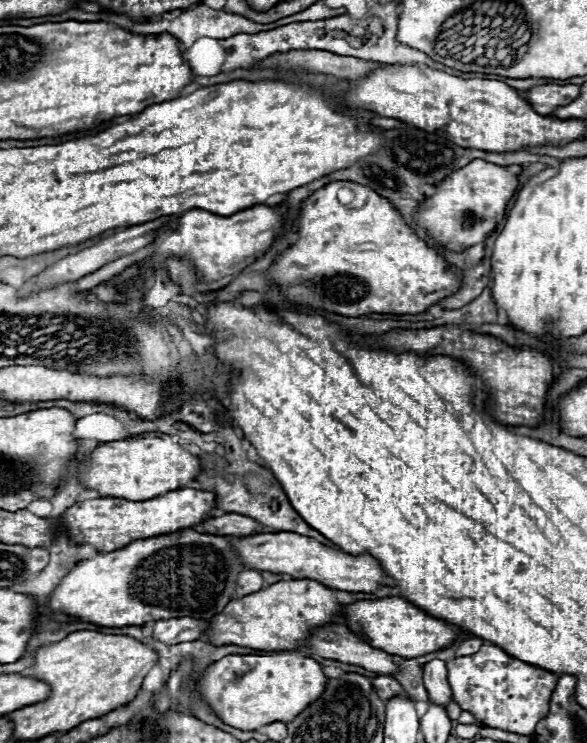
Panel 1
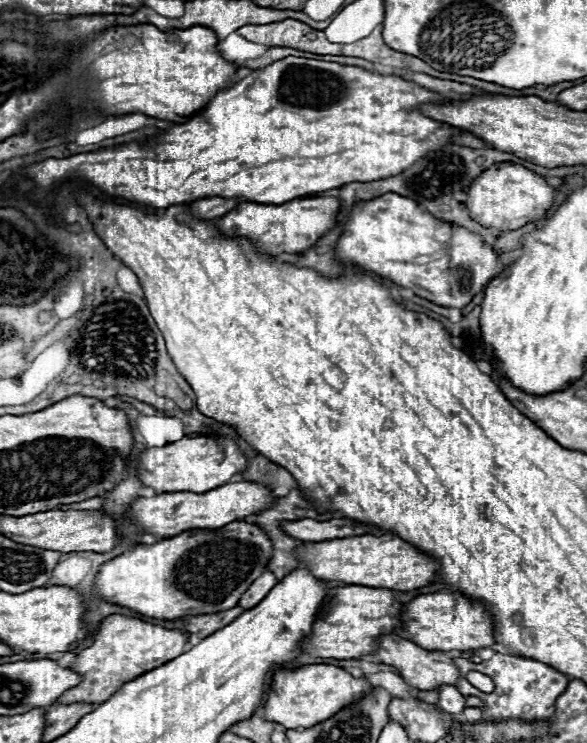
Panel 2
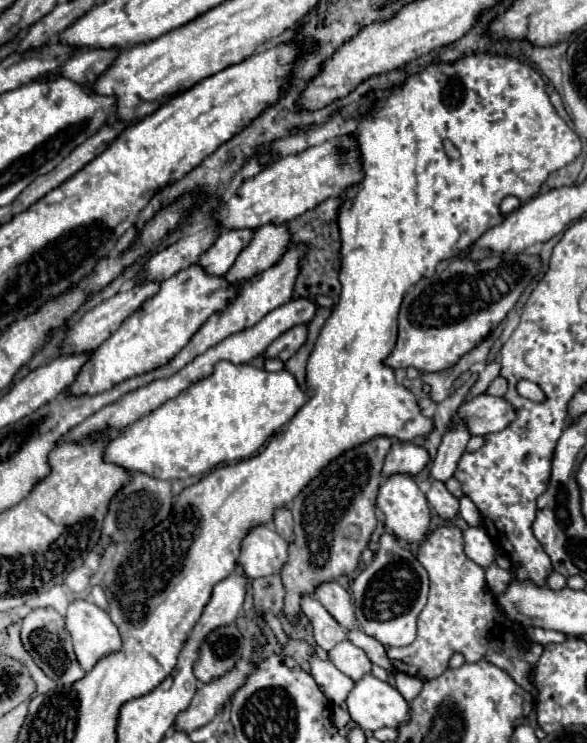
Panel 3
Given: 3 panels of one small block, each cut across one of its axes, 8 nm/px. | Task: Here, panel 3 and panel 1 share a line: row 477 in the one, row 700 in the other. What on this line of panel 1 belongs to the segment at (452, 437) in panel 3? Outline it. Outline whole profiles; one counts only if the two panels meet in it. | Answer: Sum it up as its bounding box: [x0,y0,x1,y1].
[424,660,452,708]

